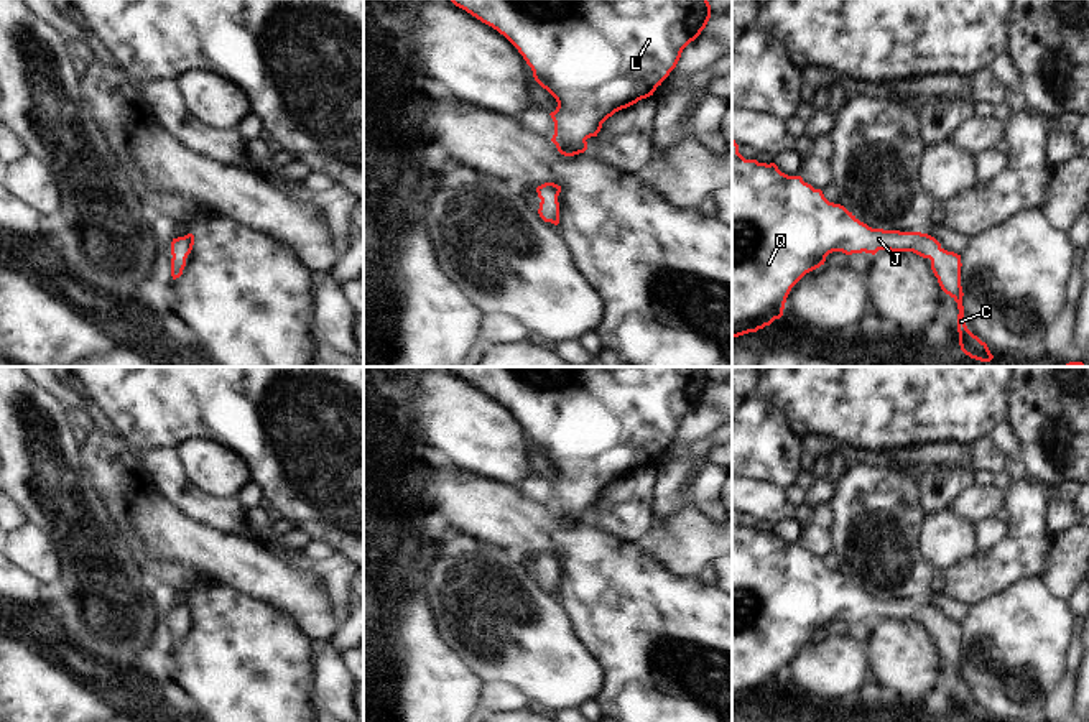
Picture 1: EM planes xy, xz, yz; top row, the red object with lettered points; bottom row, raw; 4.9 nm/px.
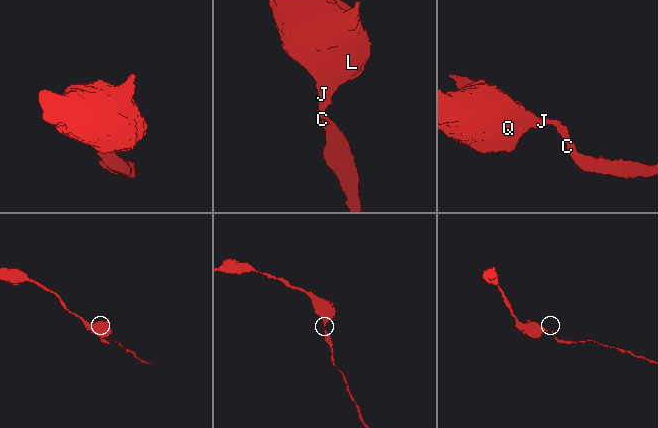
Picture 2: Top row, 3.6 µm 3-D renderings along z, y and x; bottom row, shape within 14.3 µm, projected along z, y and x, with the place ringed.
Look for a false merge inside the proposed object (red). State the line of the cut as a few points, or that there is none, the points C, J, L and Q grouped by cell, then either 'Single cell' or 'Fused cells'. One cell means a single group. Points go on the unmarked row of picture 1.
No split. Groups: C J L Q. Single cell

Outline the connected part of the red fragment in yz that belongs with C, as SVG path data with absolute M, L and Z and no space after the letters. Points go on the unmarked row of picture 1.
M732 507L732 706L757 701L758 697L770 694L775 687L780 687L791 656L806 641L824 633L829 622L842 620L852 623L865 620L875 623L878 618L913 620L923 627L929 627L931 638L938 646L941 658L957 671L961 719L964 722L990 722L987 712L974 704L966 694L961 623L944 618L941 612L928 602L869 595L844 574L829 571L821 558L814 558L811 553L804 551L801 544L788 544L781 541L775 531L767 533L758 531L757 528L745 528Z

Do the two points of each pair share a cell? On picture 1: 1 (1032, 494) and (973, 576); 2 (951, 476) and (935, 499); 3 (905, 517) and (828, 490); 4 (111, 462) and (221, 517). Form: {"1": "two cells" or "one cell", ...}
{"1": "one cell", "2": "one cell", "3": "two cells", "4": "two cells"}

